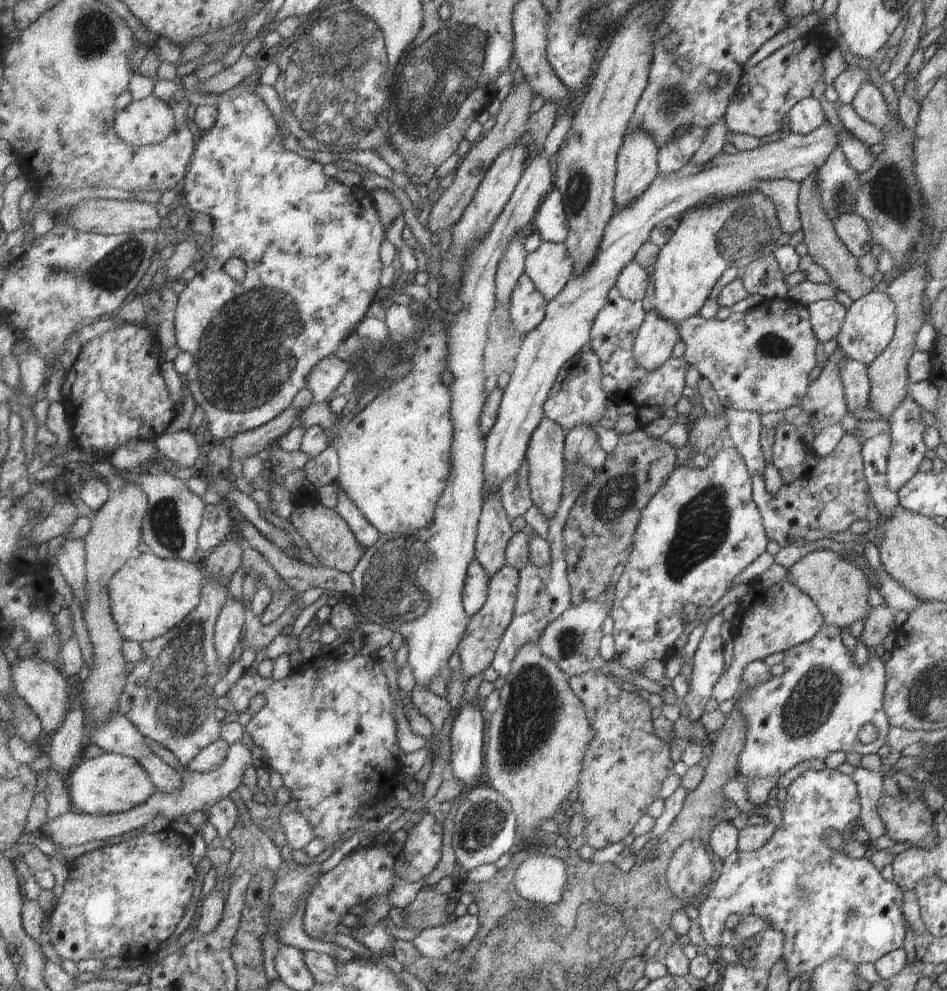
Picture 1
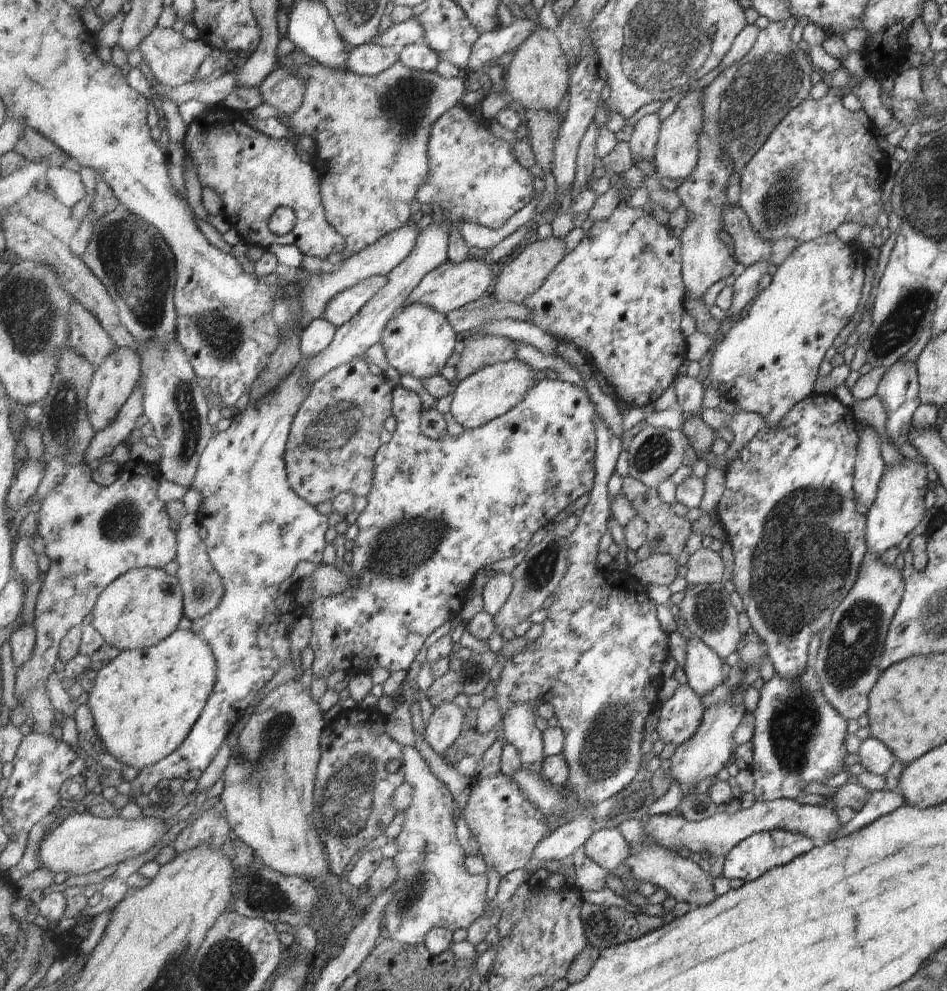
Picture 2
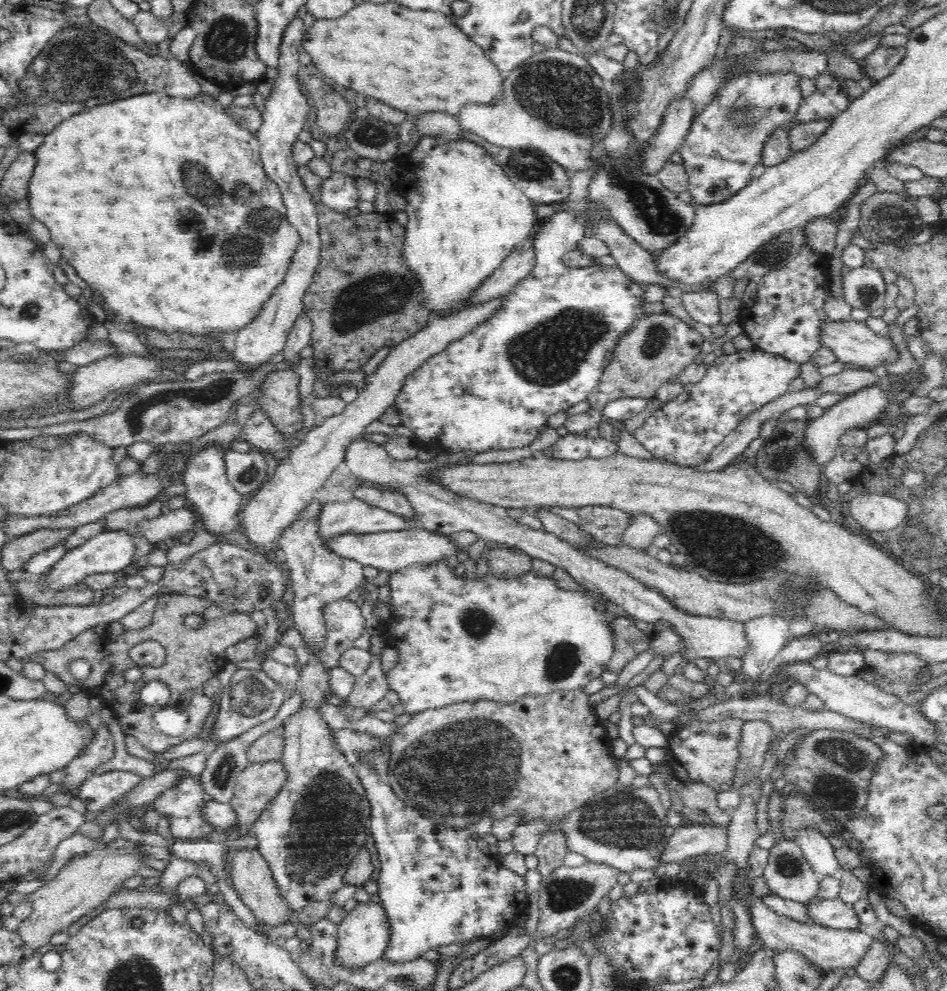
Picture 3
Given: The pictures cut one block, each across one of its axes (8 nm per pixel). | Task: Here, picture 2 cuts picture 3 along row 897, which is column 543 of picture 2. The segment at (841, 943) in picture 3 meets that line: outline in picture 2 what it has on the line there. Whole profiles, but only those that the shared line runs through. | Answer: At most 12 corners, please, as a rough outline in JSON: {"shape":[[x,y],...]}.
{"shape":[[529,704],[513,706],[501,731],[522,763],[544,762],[544,731]]}

